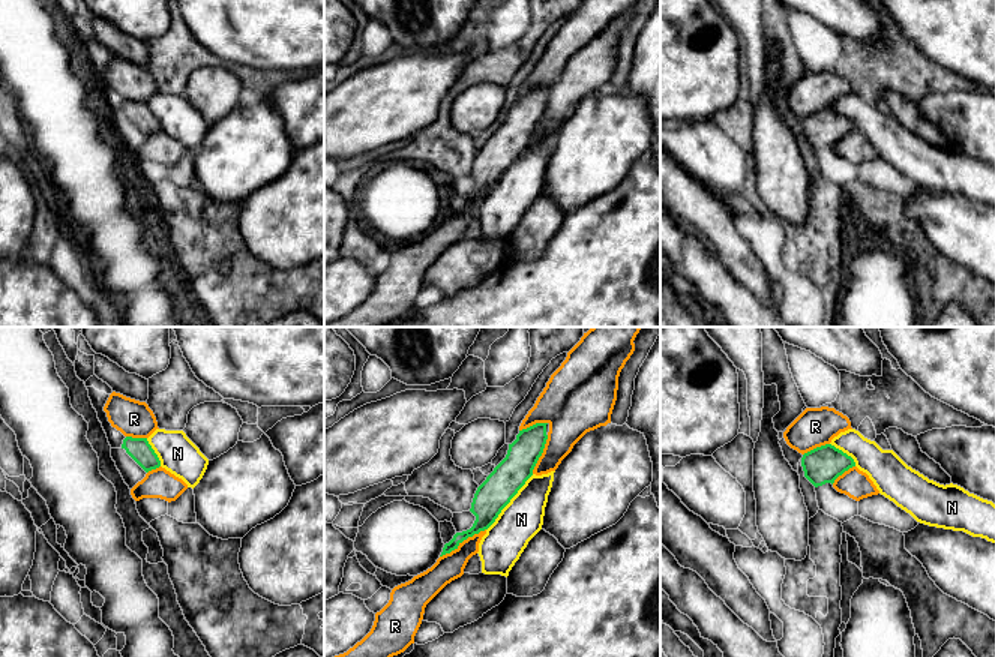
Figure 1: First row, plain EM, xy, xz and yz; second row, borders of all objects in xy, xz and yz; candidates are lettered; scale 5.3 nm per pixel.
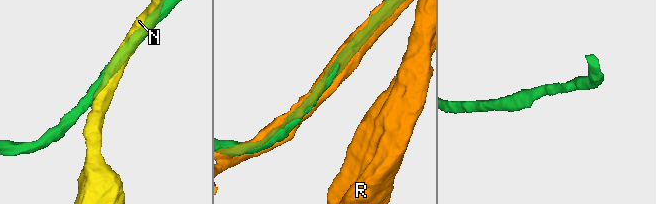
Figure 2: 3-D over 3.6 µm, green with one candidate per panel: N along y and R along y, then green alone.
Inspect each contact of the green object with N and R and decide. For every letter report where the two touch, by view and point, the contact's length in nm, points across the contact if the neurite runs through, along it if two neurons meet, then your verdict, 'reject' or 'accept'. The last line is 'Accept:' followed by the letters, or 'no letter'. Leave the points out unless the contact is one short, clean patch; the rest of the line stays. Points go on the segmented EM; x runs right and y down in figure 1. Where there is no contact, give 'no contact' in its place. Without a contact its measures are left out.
N: contact xz (509, 501); length 400 nm; reject
R: contact xz (462, 540); length 300 nm; accept
Accept: R

